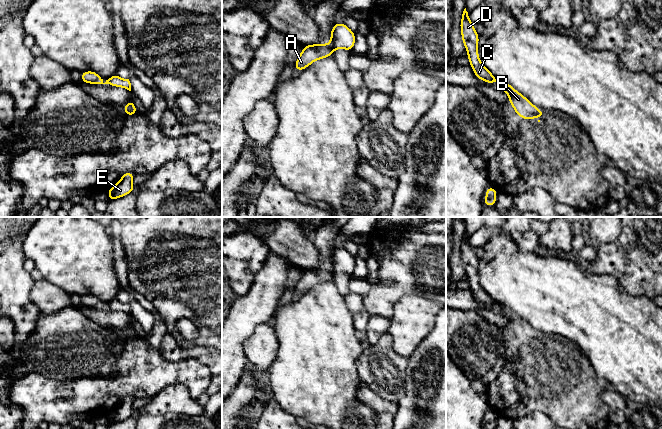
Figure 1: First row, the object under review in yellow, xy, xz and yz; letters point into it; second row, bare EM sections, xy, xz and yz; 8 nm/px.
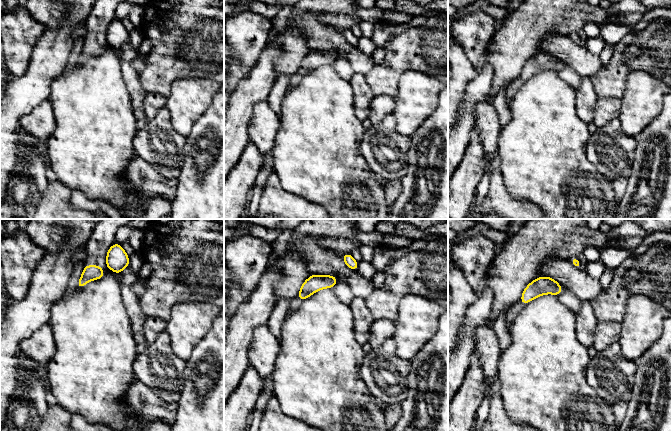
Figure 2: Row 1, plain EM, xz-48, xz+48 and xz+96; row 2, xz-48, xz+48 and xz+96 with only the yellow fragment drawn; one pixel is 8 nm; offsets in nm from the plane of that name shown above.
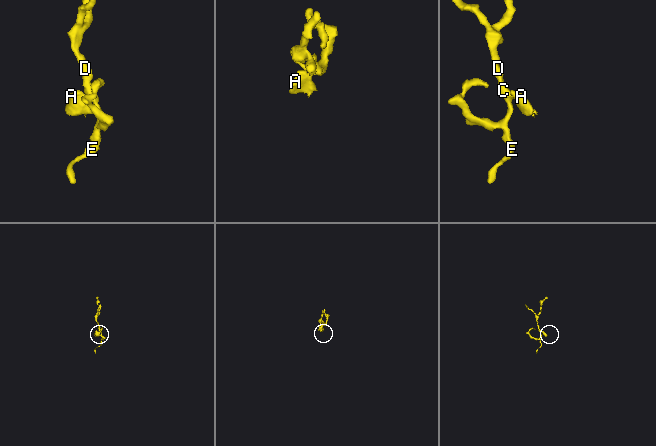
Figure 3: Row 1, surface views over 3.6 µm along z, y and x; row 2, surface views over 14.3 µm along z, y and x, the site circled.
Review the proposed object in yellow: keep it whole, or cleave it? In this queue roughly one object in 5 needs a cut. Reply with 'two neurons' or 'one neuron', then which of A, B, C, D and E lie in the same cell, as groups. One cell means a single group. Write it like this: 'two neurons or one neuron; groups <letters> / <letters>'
two neurons; groups A B / C D E

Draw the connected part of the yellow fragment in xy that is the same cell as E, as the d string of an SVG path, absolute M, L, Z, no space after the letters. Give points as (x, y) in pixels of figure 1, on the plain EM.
M133 396L123 397L120 405L106 415L109 419L109 425L128 419L134 414L133 399Z

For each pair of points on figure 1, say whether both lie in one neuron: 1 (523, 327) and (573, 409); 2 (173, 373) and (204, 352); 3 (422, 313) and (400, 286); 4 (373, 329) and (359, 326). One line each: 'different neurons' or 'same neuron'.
1: same neuron
2: different neurons
3: different neurons
4: different neurons

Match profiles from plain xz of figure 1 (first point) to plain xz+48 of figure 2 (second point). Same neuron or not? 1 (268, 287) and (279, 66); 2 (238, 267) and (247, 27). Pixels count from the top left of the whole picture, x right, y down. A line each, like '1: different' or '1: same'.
1: different
2: same

